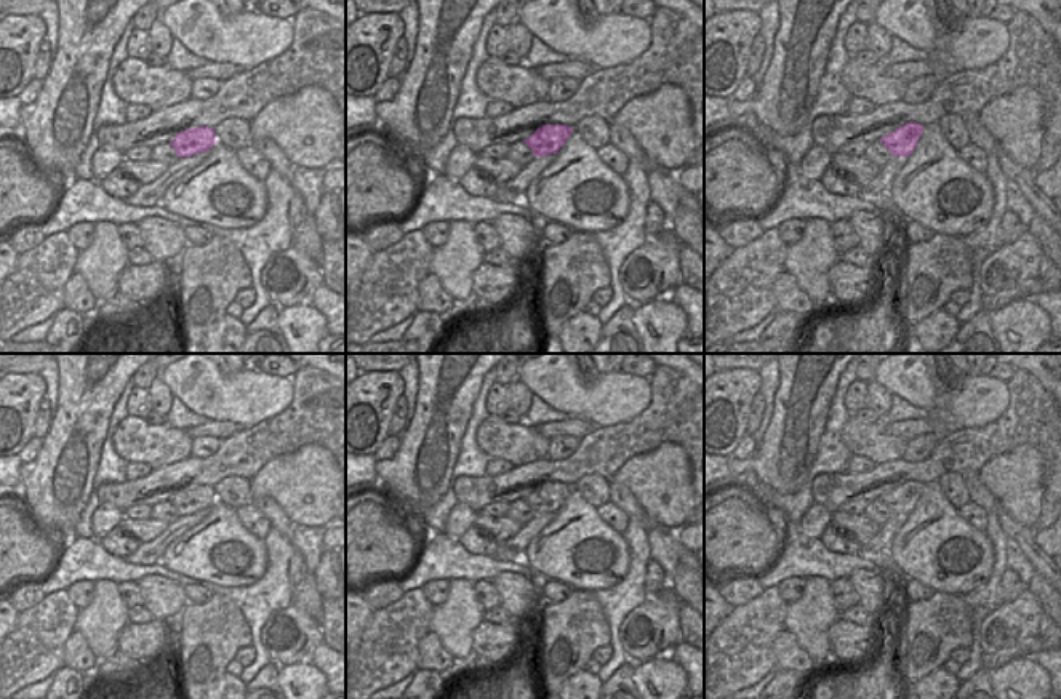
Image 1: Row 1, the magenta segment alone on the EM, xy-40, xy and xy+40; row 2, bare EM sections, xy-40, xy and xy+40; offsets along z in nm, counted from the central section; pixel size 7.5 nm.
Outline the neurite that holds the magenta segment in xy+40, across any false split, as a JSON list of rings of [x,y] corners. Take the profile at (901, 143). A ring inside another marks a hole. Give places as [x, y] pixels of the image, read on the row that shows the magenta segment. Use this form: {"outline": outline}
{"outline": [[[909,122],[896,131],[883,136],[880,142],[891,152],[893,157],[909,157],[914,152],[922,133],[923,125]]]}

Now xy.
{"outline": [[[543,125],[523,142],[531,149],[535,157],[557,154],[571,136],[573,128],[567,125]]]}

